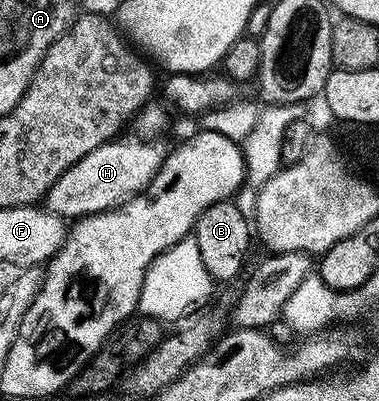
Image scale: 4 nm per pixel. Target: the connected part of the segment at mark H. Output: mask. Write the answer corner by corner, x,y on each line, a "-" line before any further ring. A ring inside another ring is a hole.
116,137
102,143
93,153
85,153
81,161
74,163
49,189
45,200
46,210
64,221
74,221
84,215
96,215
109,211
147,190
153,177
161,169
169,147
155,137

